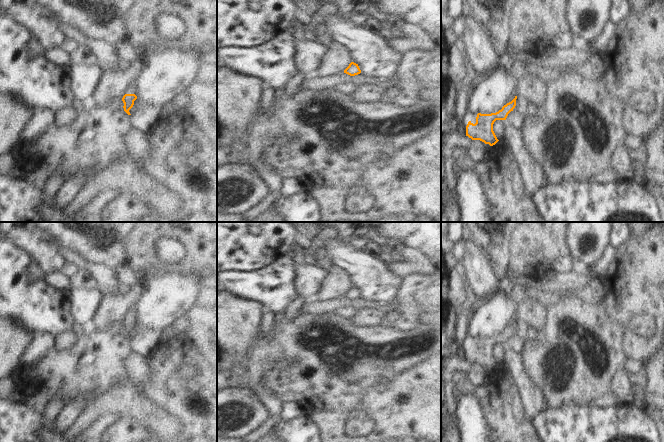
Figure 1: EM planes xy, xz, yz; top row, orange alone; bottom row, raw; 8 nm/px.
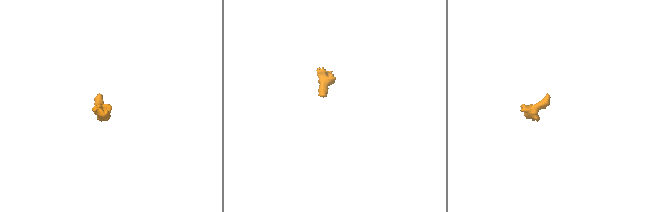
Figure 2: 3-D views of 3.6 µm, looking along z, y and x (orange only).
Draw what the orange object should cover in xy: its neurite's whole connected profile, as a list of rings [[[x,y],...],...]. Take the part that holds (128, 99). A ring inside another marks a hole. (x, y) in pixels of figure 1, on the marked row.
[[[134,81],[129,84],[127,88],[125,88],[124,96],[122,98],[122,101],[124,103],[124,111],[131,115],[129,110],[133,107],[134,101],[137,99],[136,96],[136,86],[134,84]]]

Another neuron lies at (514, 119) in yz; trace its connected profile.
[[[515,106],[515,108],[508,114],[505,121],[507,125],[510,125],[520,131],[523,126],[524,119],[525,119],[525,116],[522,116],[517,111],[517,108]]]

